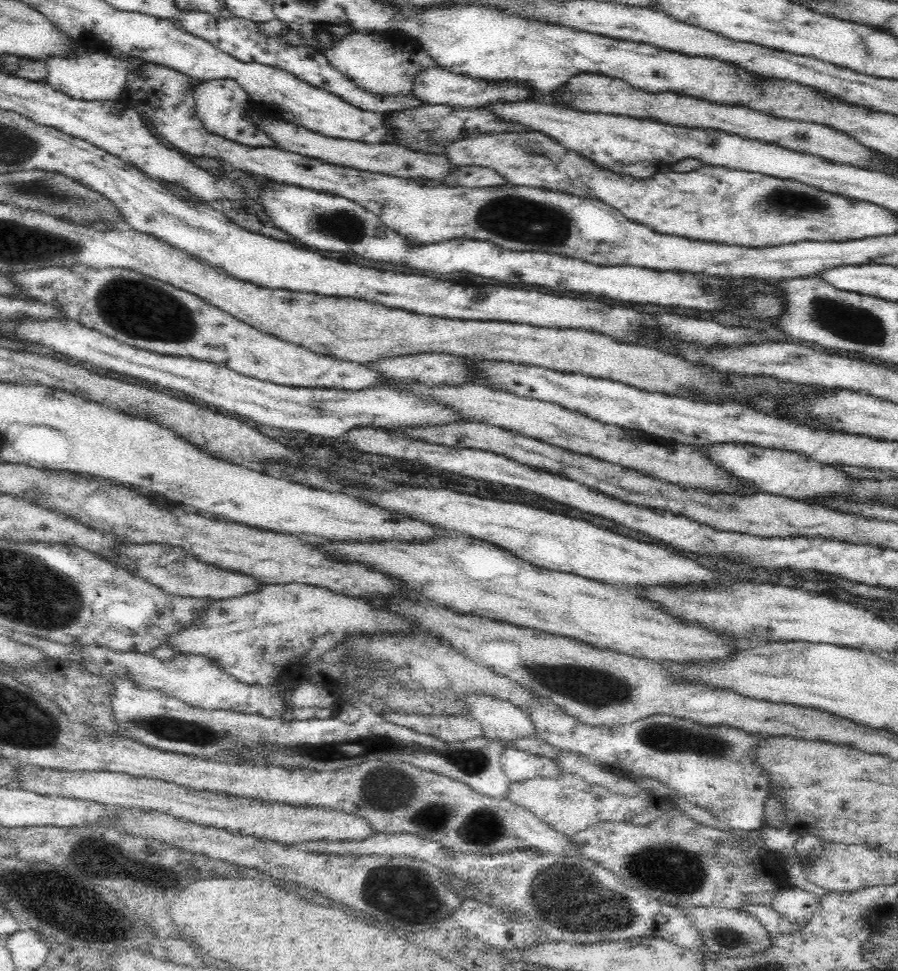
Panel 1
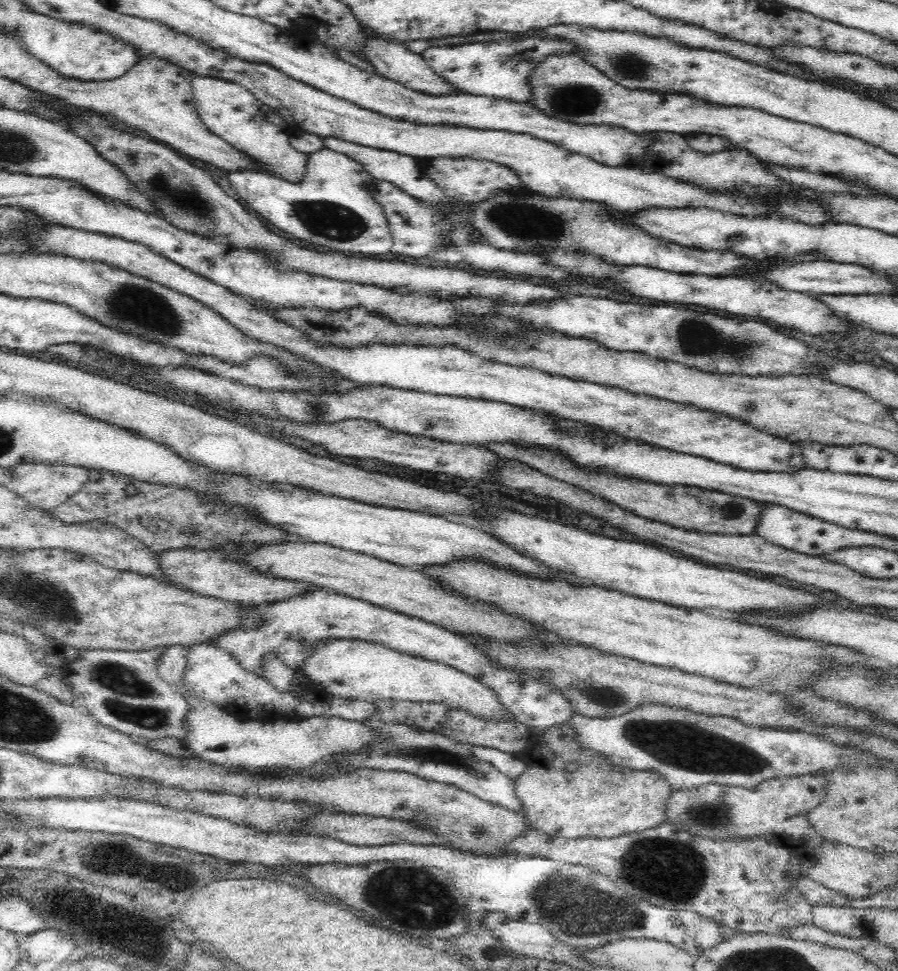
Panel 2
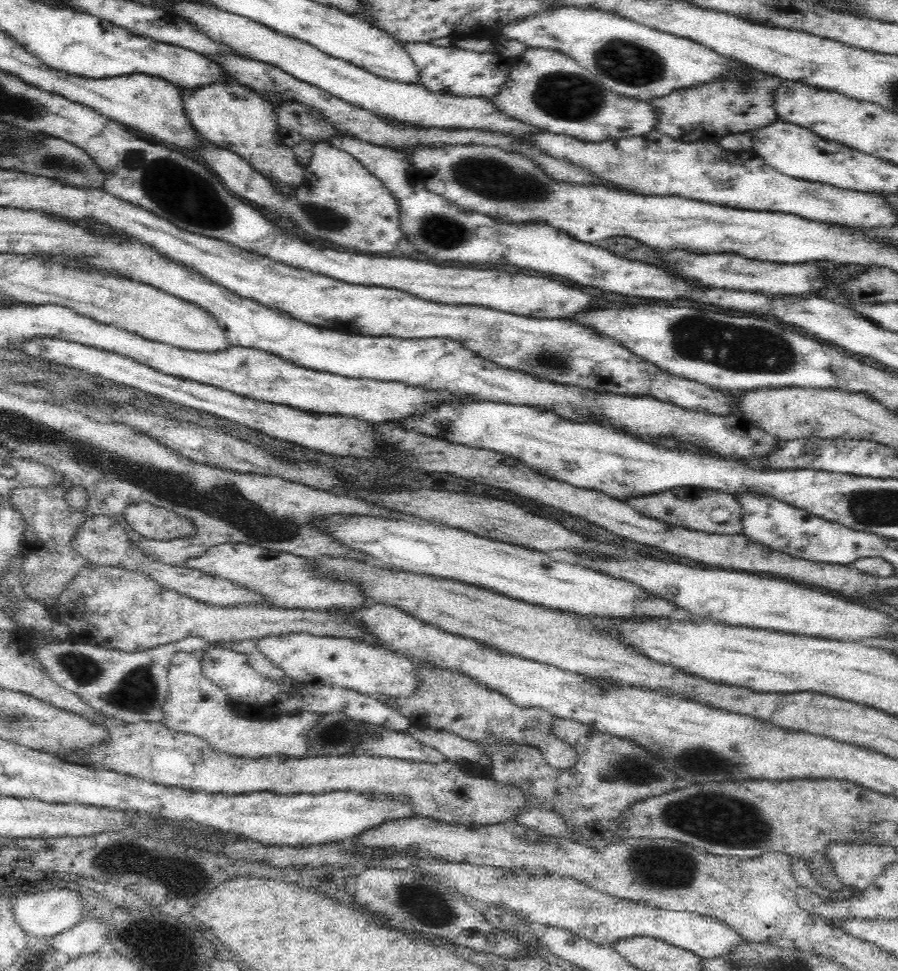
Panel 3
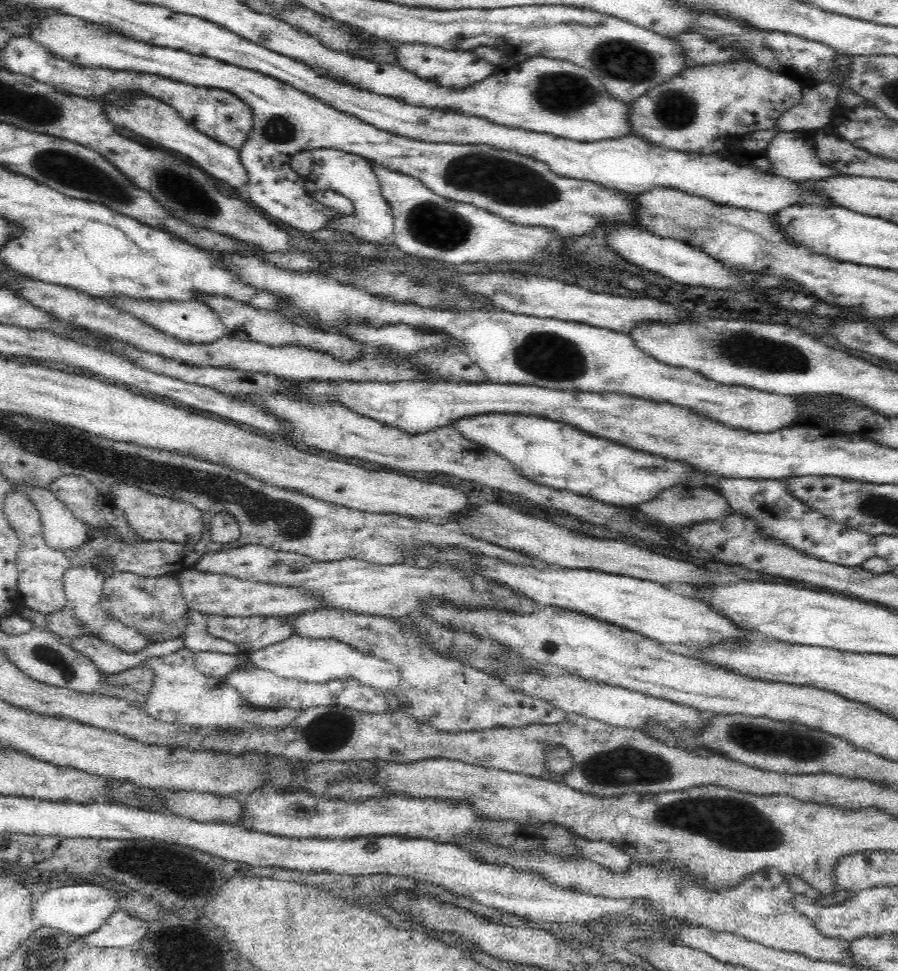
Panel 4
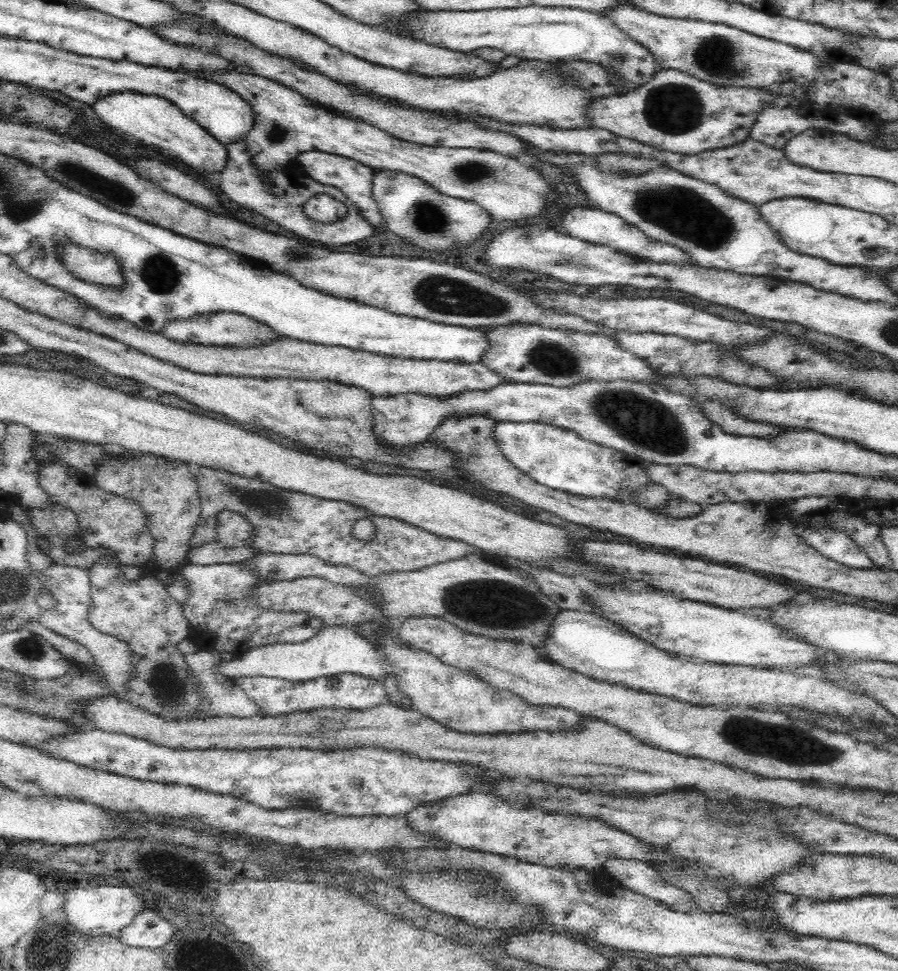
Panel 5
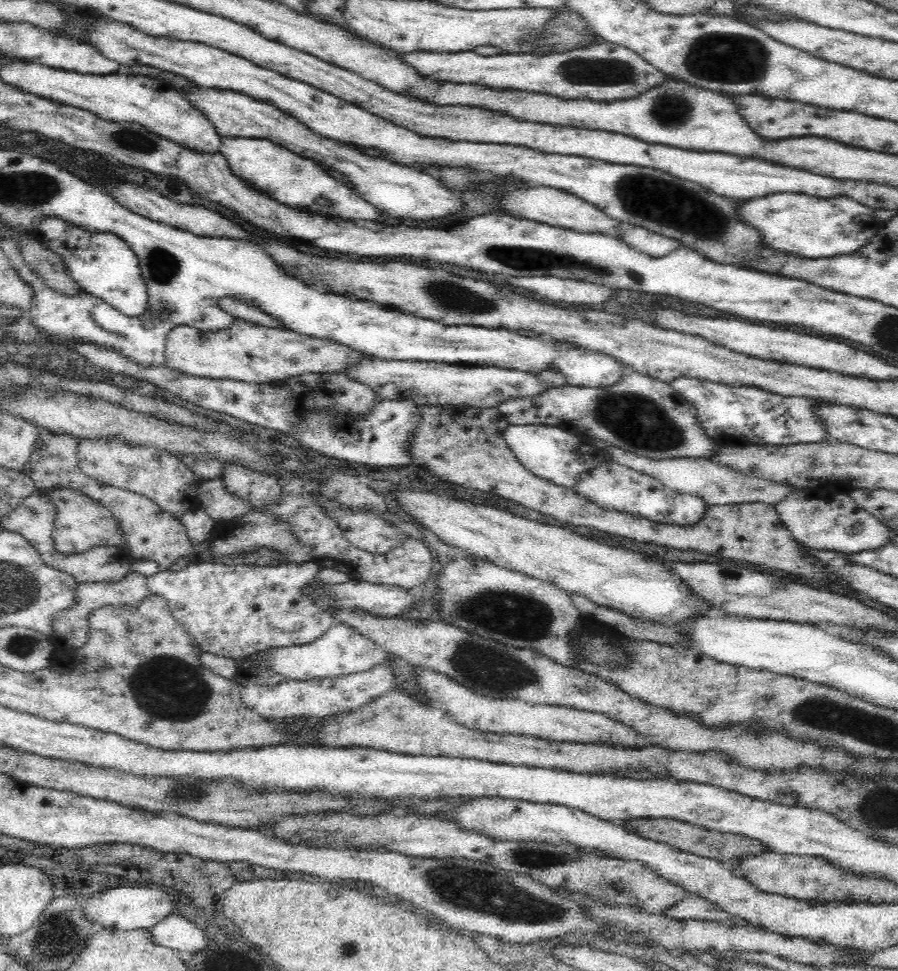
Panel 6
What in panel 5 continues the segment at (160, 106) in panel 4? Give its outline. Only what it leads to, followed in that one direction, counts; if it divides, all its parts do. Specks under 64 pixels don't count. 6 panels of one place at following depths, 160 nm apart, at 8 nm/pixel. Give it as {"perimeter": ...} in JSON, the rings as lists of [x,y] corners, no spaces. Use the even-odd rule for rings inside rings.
{"perimeter":[[[130,91],[115,92],[98,99],[93,104],[93,108],[102,122],[124,134],[130,134],[128,137],[139,144],[170,150],[182,162],[188,162],[194,168],[204,168],[208,172],[220,174],[227,167],[229,156],[226,145],[216,140],[198,123],[186,117],[178,106],[165,98]]]}

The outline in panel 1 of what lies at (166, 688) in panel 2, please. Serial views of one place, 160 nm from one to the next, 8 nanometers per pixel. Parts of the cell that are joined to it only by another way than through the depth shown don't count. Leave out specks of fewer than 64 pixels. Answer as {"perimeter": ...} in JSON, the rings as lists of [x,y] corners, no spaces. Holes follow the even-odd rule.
{"perimeter":[[[110,676],[115,686],[113,702],[113,715],[118,726],[126,730],[139,743],[161,751],[172,751],[183,755],[202,757],[203,759],[225,762],[230,759],[232,763],[243,765],[278,765],[285,769],[313,770],[316,772],[335,771],[341,768],[360,764],[365,760],[403,760],[418,768],[425,768],[448,778],[468,784],[474,791],[490,798],[505,798],[511,783],[502,768],[501,754],[510,746],[484,736],[465,740],[461,743],[444,743],[433,736],[416,733],[406,727],[388,723],[383,715],[377,715],[370,706],[361,713],[357,723],[346,724],[333,716],[327,719],[308,719],[285,721],[280,717],[266,718],[258,715],[247,715],[229,710],[207,711],[202,708],[192,708],[188,705],[166,697],[160,691],[140,689],[138,683],[130,679]]]}

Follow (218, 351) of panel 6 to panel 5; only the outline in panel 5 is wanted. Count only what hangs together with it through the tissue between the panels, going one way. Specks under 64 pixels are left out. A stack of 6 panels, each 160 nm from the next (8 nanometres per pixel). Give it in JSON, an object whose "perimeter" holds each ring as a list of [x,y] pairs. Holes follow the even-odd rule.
{"perimeter":[[[216,312],[206,315],[195,315],[188,319],[175,319],[168,322],[163,332],[170,340],[178,343],[202,344],[218,347],[250,347],[260,345],[267,341],[279,338],[270,327],[247,318],[242,314],[232,312]]]}

